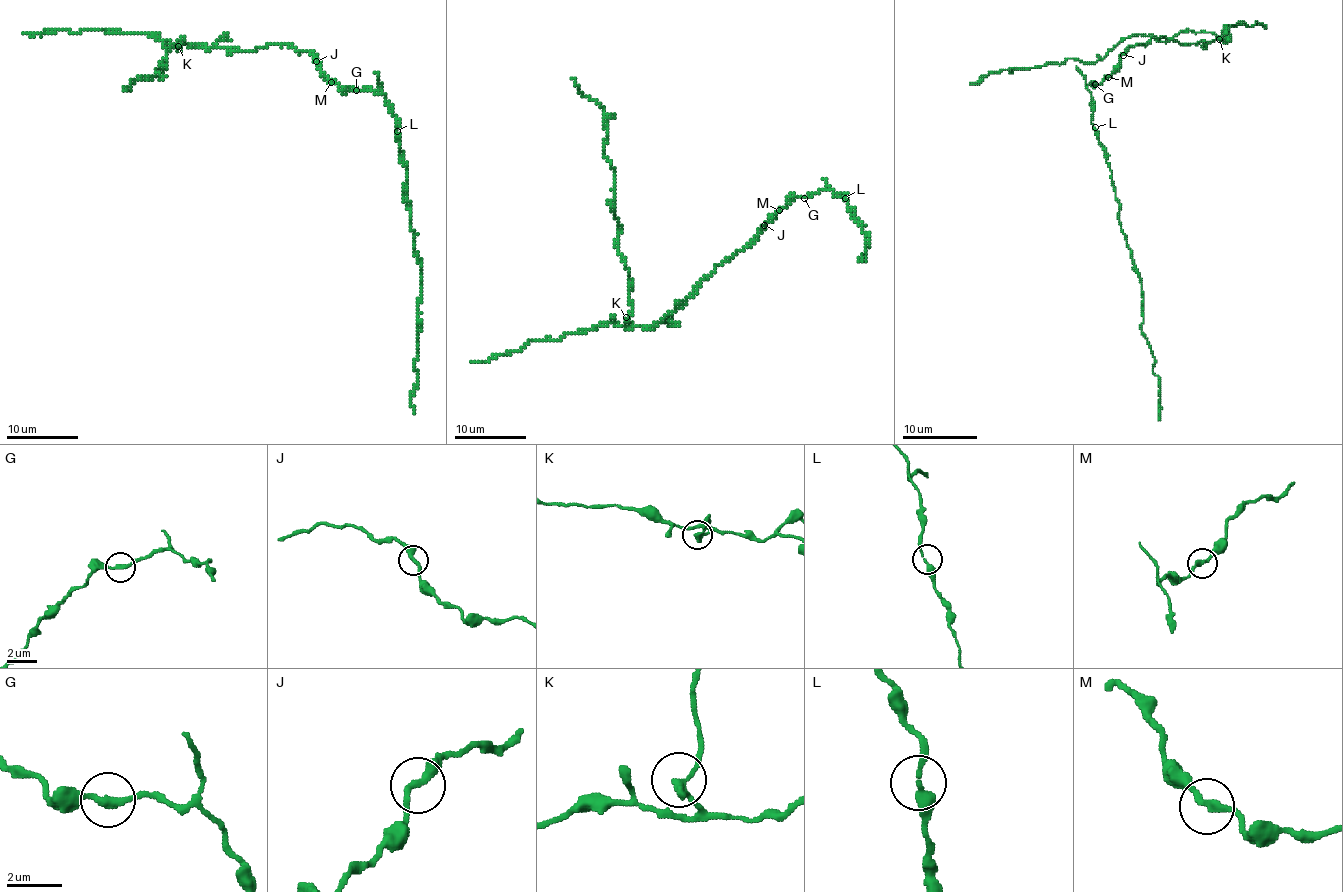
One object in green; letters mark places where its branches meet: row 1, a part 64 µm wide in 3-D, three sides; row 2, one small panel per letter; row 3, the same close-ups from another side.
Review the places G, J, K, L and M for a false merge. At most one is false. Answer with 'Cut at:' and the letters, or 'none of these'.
Cut at: K

